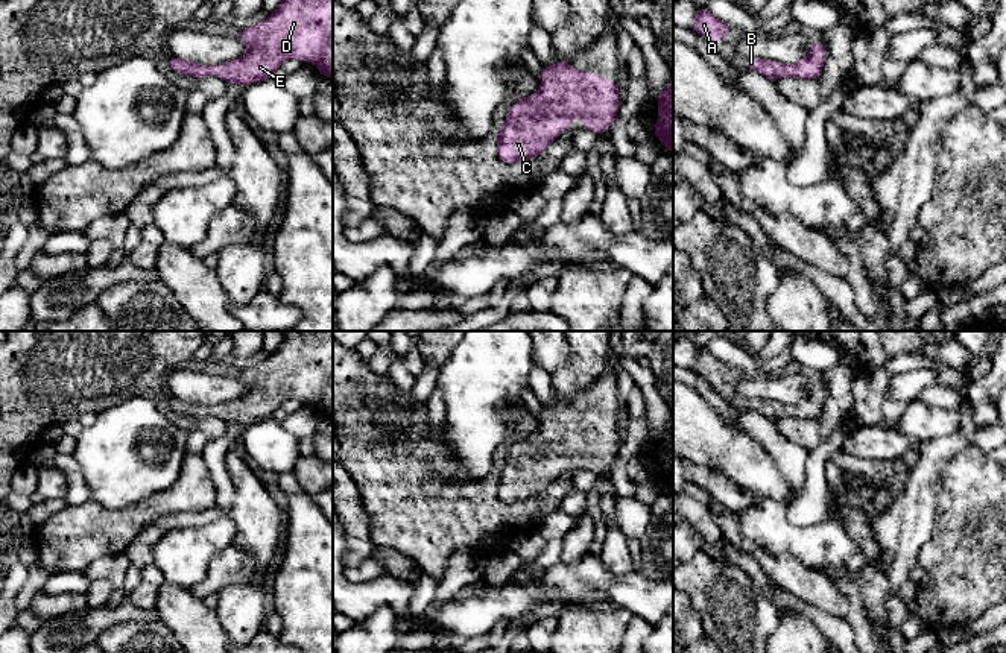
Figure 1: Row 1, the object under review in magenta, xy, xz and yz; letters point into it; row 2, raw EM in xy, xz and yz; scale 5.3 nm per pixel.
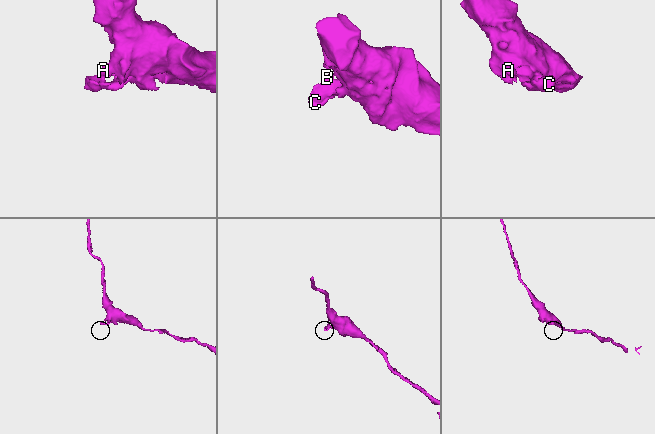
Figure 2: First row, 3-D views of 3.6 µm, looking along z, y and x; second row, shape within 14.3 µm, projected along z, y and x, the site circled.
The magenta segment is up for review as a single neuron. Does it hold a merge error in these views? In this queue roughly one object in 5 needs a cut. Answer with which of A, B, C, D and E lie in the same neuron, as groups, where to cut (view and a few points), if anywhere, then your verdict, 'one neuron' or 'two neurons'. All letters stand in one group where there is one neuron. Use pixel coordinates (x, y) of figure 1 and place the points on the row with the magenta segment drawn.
groups A B C D E; cut none; one neuron

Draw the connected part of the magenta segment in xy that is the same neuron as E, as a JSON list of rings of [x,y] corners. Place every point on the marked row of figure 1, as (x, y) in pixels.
[[[283,0],[267,20],[237,36],[249,47],[243,58],[213,67],[170,55],[170,70],[199,79],[214,74],[246,87],[272,77],[286,59],[298,58],[315,62],[321,76],[333,77],[333,0]]]

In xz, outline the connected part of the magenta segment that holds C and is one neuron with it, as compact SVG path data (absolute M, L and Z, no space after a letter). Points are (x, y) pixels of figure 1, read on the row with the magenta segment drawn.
M573 64L544 67L543 90L511 105L498 131L497 156L514 164L539 156L576 115L585 129L600 135L618 112L618 87L593 73L577 73Z

